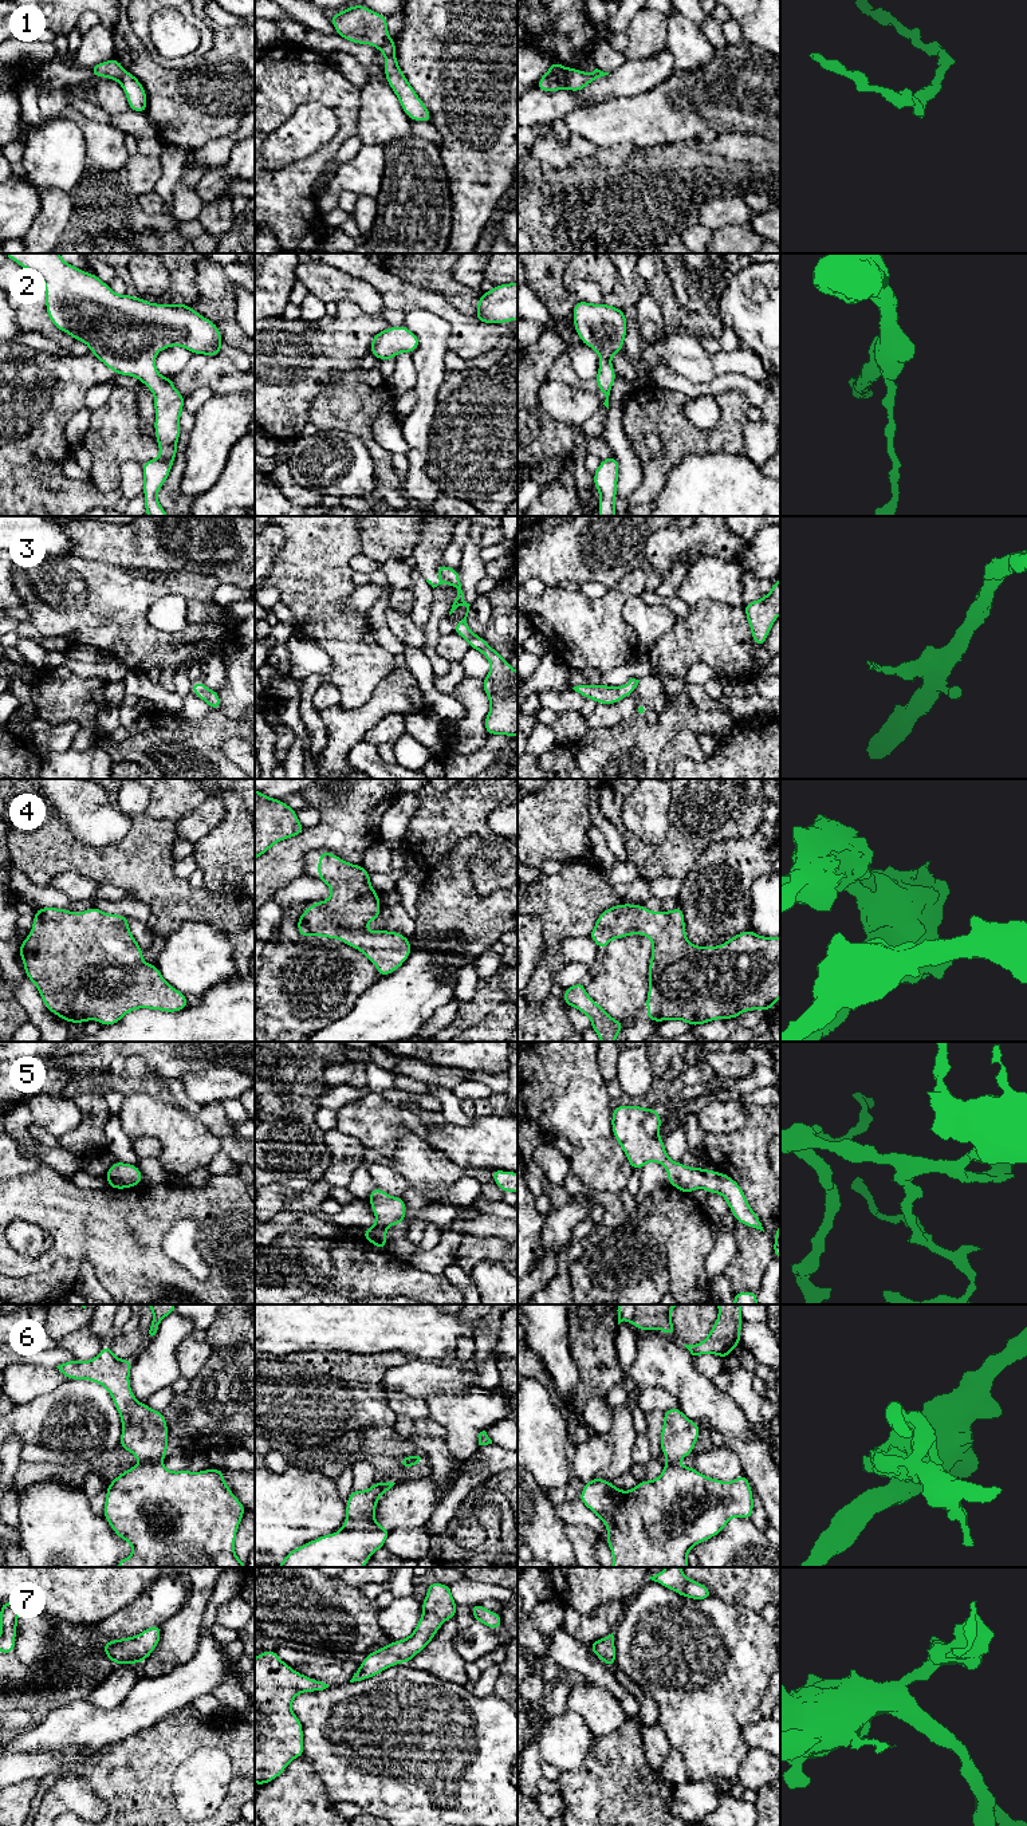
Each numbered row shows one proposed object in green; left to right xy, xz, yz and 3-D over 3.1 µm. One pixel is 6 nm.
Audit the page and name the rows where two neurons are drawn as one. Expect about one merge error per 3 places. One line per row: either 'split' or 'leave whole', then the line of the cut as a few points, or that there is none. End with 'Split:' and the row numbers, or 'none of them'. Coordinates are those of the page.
1: split; cut yz (573, 69), (562, 87)
2: leave whole; cut none
3: leave whole; cut none
4: leave whole; cut none
5: leave whole; cut none
6: split; cut xy (160, 1460), (142, 1463)
7: leave whole; cut none
Split: 1, 6

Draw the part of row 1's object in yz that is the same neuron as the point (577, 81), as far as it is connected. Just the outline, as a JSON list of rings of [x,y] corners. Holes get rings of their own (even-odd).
[[[572,68],[563,84],[563,88],[568,91],[582,91],[587,84],[605,75],[609,75],[609,72],[603,72],[598,68],[593,72],[582,72],[579,68]]]

